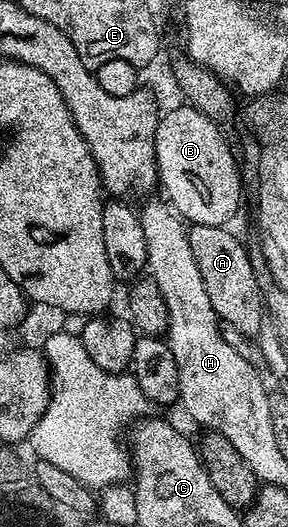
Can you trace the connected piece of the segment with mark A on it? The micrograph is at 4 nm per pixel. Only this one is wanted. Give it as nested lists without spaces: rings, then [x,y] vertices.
[[[190,225],[188,229],[188,236],[190,238],[190,246],[192,247],[192,255],[196,259],[196,267],[200,267],[200,279],[204,279],[204,287],[208,291],[208,299],[212,303],[215,313],[218,314],[221,320],[227,320],[233,324],[236,331],[243,332],[244,335],[251,339],[257,338],[257,333],[262,329],[262,320],[267,320],[268,312],[267,306],[264,304],[264,289],[258,286],[258,273],[254,270],[254,261],[250,258],[250,253],[246,250],[246,245],[234,233],[229,233],[229,228],[220,225]]]

